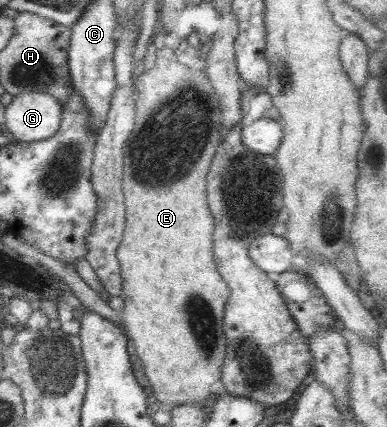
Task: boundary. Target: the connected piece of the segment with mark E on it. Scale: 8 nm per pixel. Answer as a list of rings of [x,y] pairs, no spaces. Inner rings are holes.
[[[166,45],[157,49],[150,57],[149,66],[133,81],[137,89],[135,124],[123,147],[121,181],[126,197],[126,227],[117,249],[124,295],[124,309],[120,315],[124,325],[120,327],[127,340],[134,343],[154,398],[166,408],[198,403],[209,405],[213,401],[212,385],[221,379],[226,359],[223,319],[230,295],[230,288],[216,273],[214,265],[212,231],[215,222],[206,195],[207,173],[221,143],[221,103],[206,72],[185,66],[176,56],[176,51]]]

